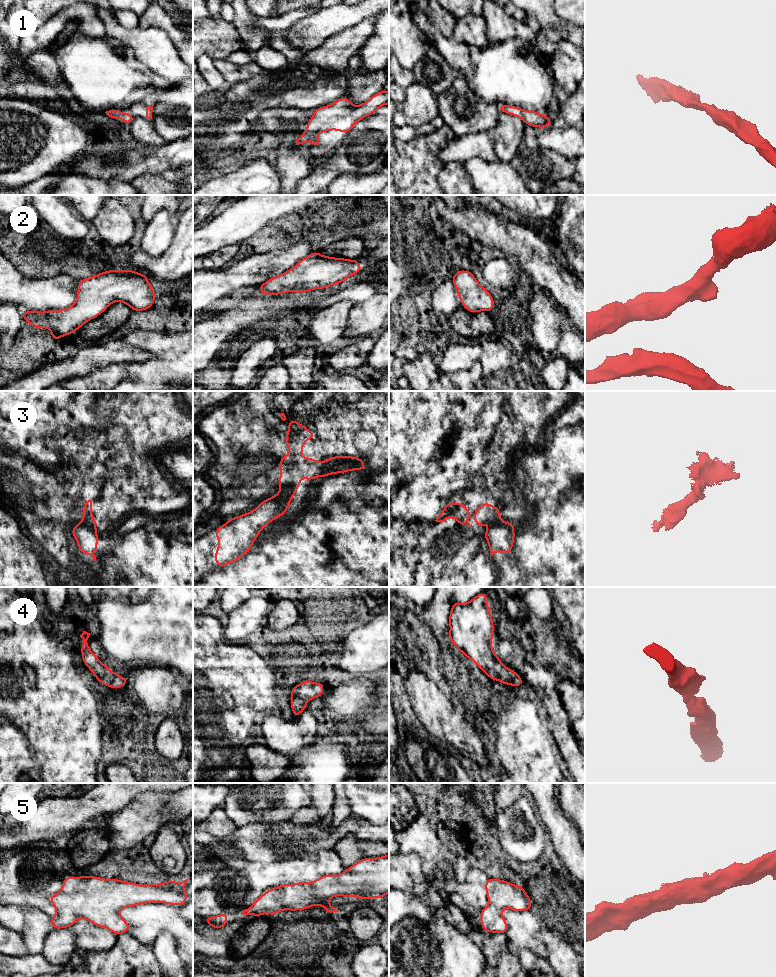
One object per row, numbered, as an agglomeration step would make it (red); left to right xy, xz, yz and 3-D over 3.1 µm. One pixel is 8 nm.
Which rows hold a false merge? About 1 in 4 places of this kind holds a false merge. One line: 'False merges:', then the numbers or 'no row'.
False merges: 3

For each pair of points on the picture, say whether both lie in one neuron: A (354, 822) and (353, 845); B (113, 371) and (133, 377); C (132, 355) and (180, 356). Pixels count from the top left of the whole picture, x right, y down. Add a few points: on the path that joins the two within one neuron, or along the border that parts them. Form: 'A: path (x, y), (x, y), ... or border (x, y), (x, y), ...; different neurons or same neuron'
A: border (376, 841), (359, 840), (347, 834), (333, 848); different neurons
B: border (121, 364), (126, 372), (126, 376), (122, 380); different neurons
C: border (155, 354), (145, 361), (136, 363); different neurons

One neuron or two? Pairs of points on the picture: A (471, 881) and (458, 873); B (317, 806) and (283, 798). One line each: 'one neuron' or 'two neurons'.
A: two neurons
B: two neurons

